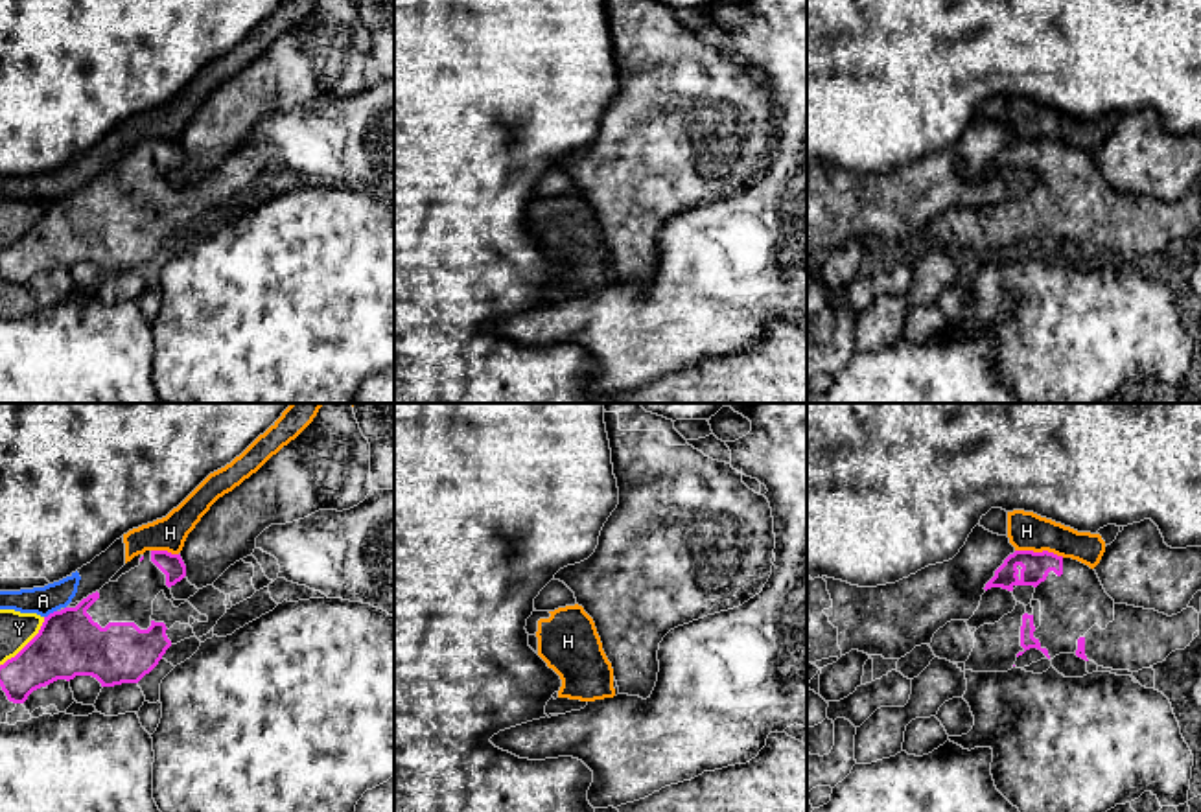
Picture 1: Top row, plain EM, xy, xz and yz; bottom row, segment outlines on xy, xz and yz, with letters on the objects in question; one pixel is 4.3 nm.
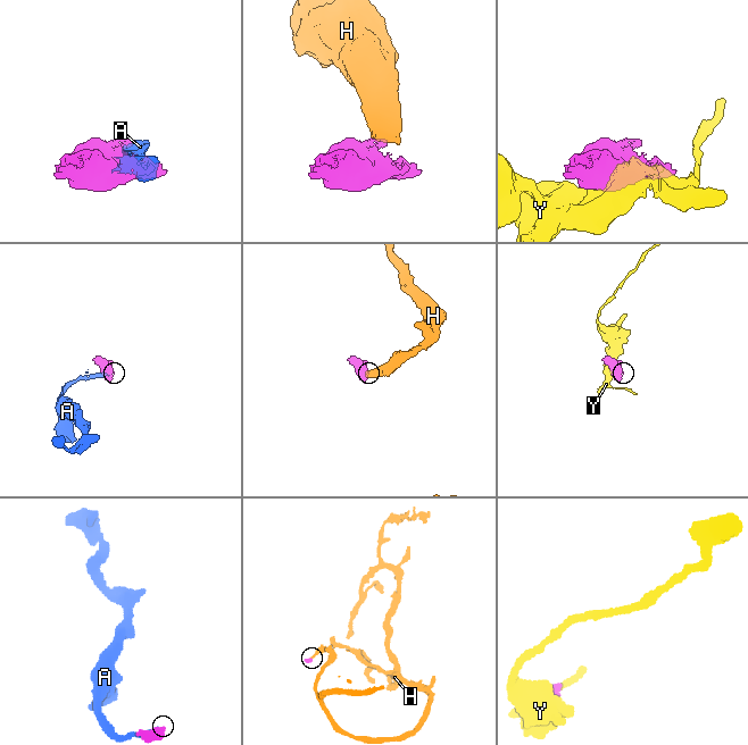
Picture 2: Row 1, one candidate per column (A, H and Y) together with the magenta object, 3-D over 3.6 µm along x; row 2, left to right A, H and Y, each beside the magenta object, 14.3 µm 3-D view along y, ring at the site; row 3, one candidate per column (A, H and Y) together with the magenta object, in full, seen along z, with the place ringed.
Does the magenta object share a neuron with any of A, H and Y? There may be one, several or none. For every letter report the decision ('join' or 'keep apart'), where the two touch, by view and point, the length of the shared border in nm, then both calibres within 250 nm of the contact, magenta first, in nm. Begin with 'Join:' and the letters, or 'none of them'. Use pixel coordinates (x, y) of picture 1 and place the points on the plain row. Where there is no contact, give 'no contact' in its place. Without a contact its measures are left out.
Join: none of them
A: keep apart; contact xy (50, 201); length 70 nm; calibres 280 and 130 nm
H: keep apart; contact yz (1039, 140); length 220 nm; calibres 130 and 170 nm
Y: keep apart; contact xy (28, 231); length 300 nm; calibres 280 and 150 nm

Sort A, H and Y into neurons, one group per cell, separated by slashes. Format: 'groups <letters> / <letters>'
groups A H / Y

